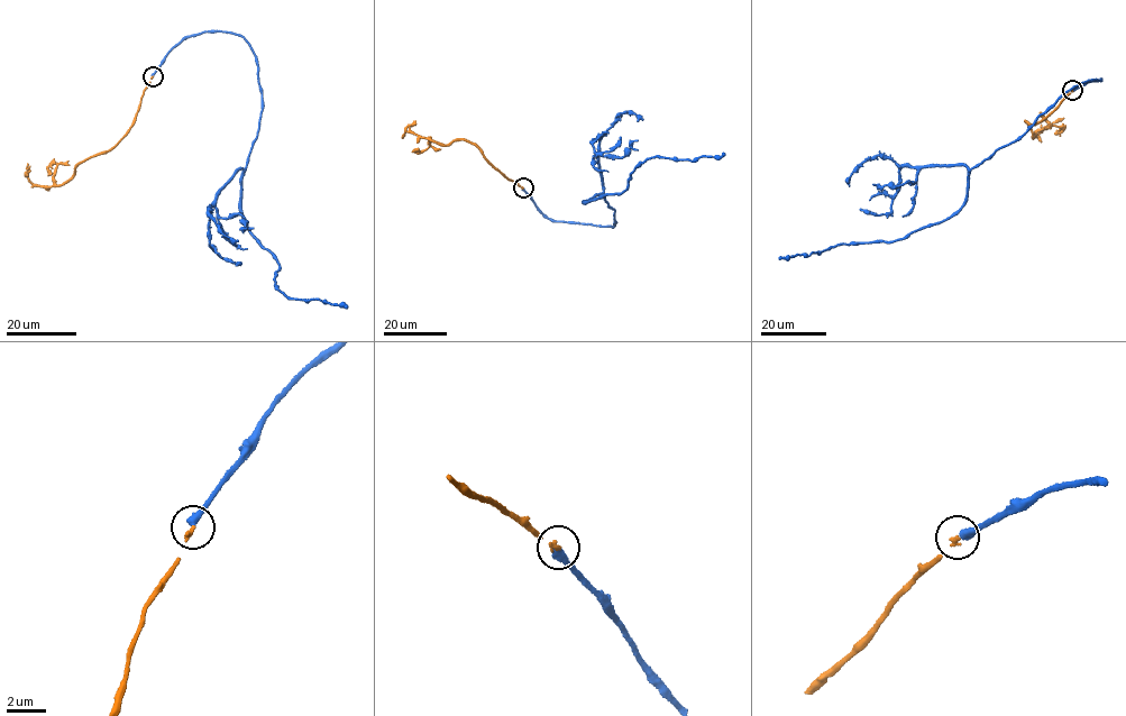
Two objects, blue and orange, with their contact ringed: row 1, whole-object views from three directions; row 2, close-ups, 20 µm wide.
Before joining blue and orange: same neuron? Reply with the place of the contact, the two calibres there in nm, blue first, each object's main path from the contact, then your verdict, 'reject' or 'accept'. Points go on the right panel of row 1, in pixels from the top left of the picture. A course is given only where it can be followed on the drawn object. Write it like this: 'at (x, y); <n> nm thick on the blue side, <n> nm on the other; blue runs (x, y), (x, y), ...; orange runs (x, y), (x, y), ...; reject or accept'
at (1072, 90); 400 nm thick on the blue side, 170 nm on the other; blue runs (1073, 90), (1101, 79), (1071, 89), (1022, 135), (971, 170), (967, 201), (940, 222), (890, 242), (778, 257); orange runs (1072, 90), (1038, 121), (1025, 121), (1033, 137), (1038, 130), (1052, 125), (1063, 129), (1054, 132); reject

